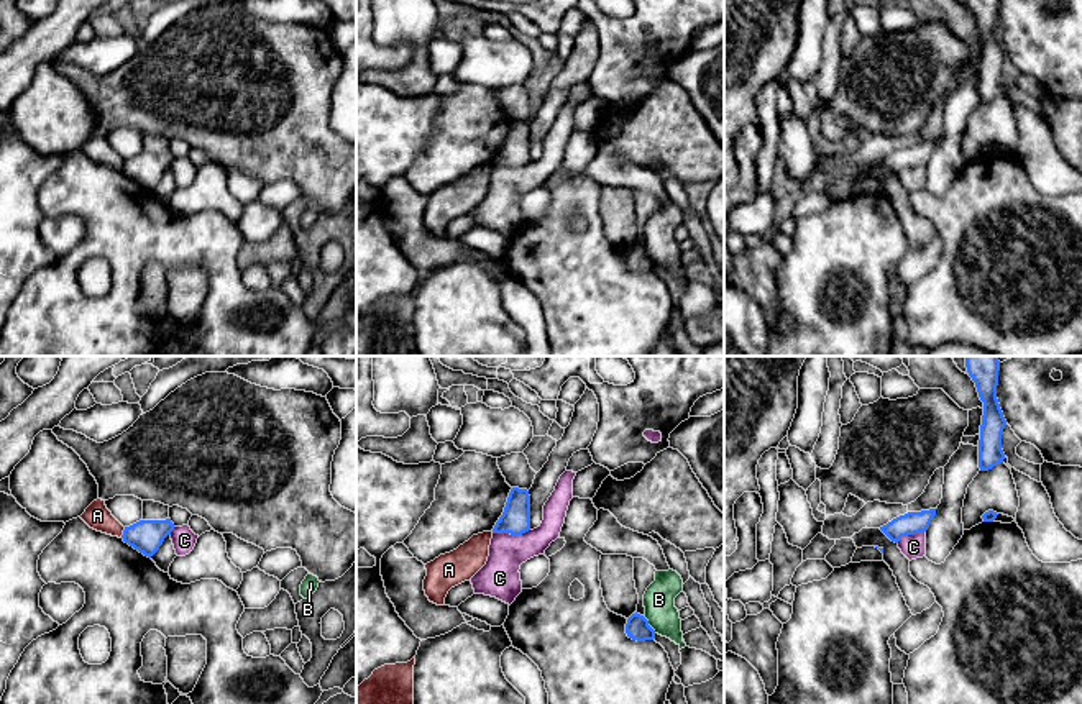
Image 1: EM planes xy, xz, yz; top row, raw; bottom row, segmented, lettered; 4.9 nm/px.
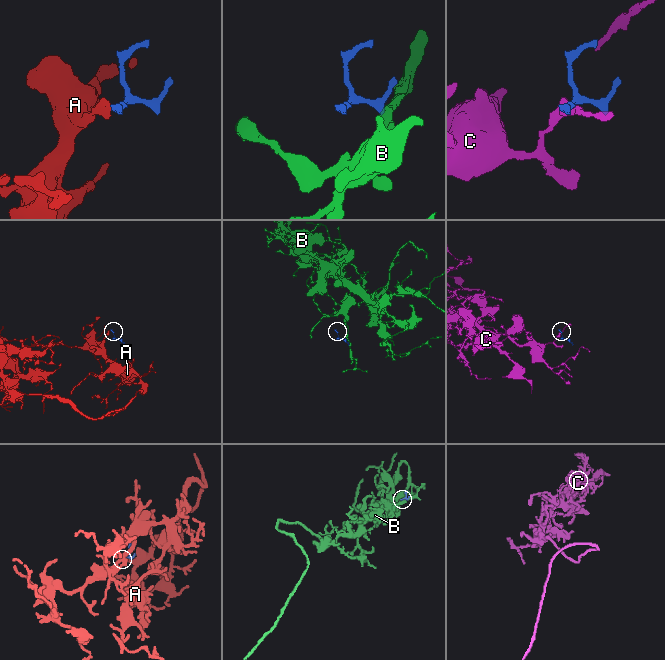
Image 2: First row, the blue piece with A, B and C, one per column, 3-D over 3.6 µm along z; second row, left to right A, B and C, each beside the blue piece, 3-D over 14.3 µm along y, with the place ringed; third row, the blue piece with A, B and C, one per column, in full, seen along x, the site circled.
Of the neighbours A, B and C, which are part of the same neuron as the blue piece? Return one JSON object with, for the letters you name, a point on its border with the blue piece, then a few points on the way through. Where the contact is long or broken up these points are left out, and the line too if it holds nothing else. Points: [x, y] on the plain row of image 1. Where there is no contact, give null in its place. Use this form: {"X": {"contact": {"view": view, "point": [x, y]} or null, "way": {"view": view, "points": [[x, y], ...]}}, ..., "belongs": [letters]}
{"belongs": []}

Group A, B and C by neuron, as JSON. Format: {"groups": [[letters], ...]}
{"groups": [["A"], ["B"], ["C"]]}

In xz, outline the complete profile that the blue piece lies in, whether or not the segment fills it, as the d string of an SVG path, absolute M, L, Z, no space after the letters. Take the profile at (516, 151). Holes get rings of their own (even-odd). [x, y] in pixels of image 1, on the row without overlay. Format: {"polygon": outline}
{"polygon": "M512 120L502 148L493 166L522 167L530 162L530 128L527 121Z"}

